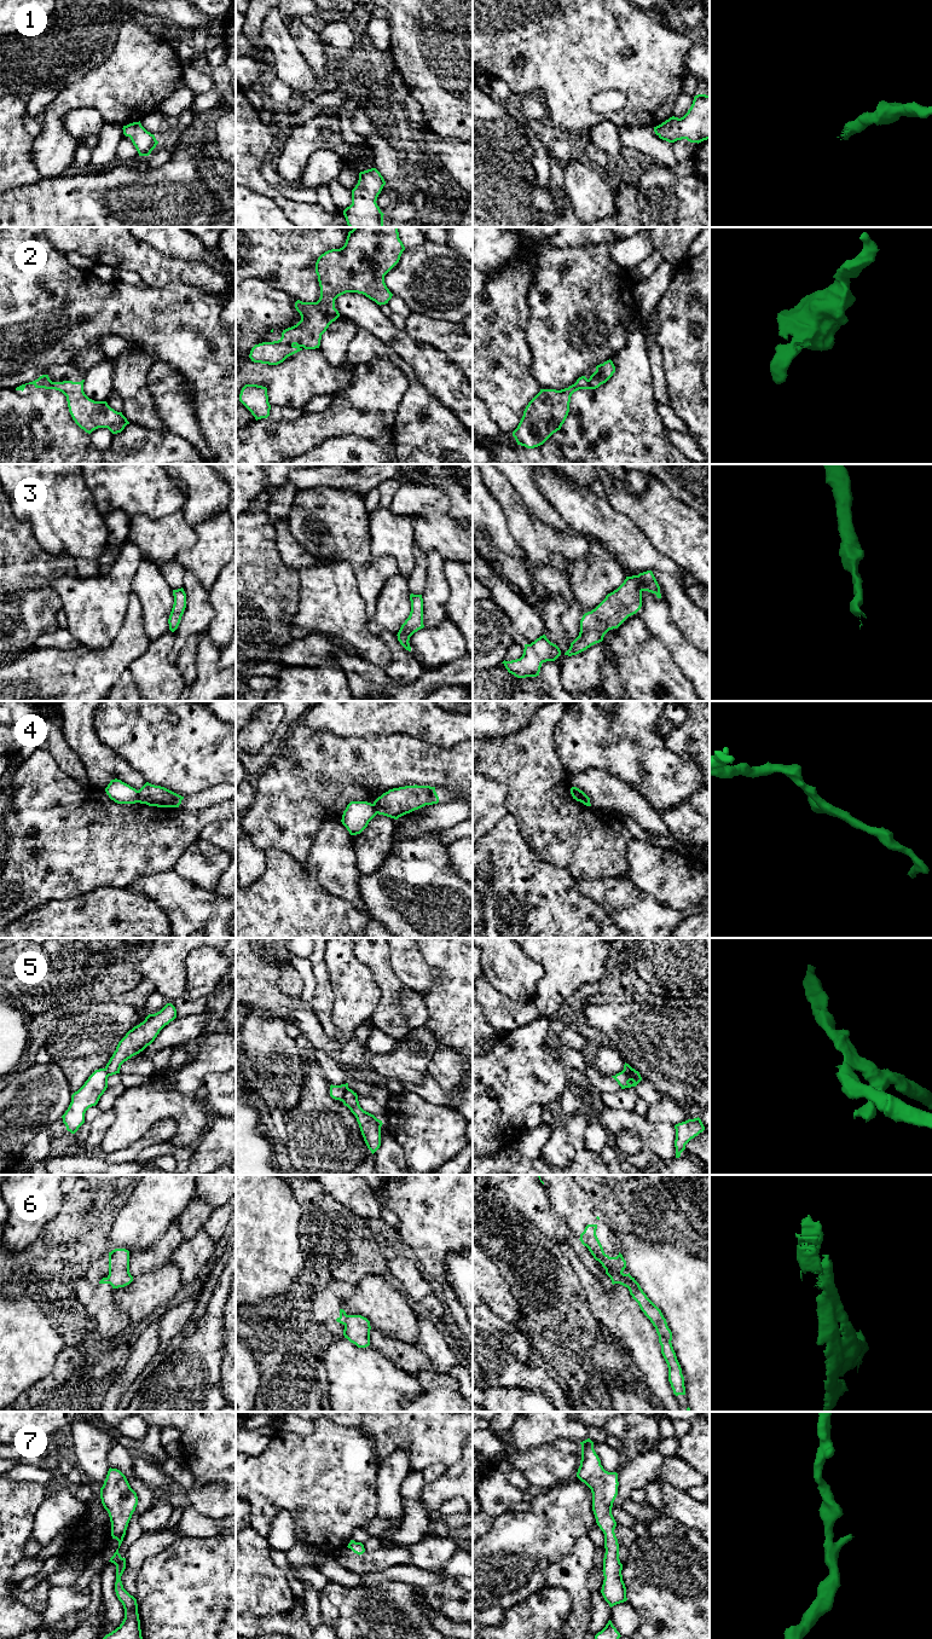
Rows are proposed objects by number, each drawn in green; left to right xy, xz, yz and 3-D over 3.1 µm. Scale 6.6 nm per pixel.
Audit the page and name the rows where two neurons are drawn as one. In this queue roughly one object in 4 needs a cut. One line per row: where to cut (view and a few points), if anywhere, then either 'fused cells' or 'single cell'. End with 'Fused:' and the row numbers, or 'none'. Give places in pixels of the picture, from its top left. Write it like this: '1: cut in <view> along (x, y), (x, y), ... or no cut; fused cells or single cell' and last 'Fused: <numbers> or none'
1: no cut; single cell
2: no cut; single cell
3: no cut; single cell
4: cut in xy along (137, 791), (138, 801); fused cells
5: cut in yz along (624, 1069), (638, 1082); fused cells
6: cut in xz along (347, 1315), (343, 1324); fused cells
7: no cut; single cell
Fused: 4, 5, 6

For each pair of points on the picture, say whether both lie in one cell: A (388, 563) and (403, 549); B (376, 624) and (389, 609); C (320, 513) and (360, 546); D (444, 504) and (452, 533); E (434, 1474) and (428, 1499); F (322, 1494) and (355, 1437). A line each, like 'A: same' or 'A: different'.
A: different
B: same
C: same
D: different
E: different
F: same

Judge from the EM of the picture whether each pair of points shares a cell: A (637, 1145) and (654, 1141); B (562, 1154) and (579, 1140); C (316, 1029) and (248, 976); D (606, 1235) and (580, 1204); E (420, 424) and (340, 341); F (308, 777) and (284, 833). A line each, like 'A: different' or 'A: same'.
A: different
B: different
C: same
D: same
E: different
F: same

